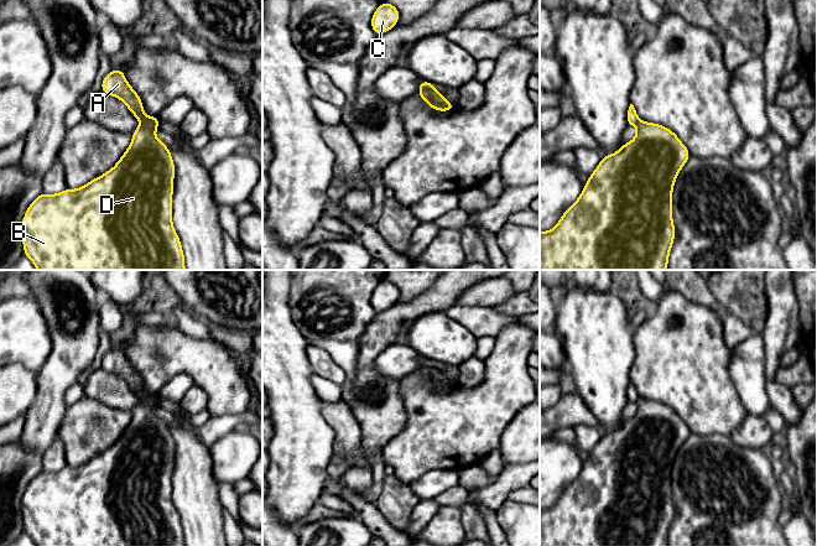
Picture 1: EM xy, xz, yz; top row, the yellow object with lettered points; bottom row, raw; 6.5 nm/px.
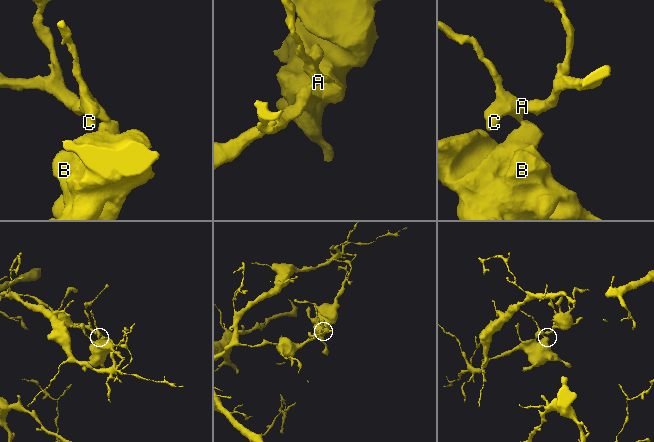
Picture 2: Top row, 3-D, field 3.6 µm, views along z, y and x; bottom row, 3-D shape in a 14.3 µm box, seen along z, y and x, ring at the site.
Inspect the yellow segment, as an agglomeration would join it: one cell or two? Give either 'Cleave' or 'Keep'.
Cleave

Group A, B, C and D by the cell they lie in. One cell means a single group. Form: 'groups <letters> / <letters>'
groups A C / B D

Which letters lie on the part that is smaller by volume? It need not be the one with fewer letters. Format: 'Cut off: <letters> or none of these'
Cut off: B, D

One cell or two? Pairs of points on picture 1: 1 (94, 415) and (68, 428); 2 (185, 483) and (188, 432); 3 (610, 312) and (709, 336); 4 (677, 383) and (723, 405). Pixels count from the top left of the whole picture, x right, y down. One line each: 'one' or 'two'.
1: one
2: one
3: two
4: one

